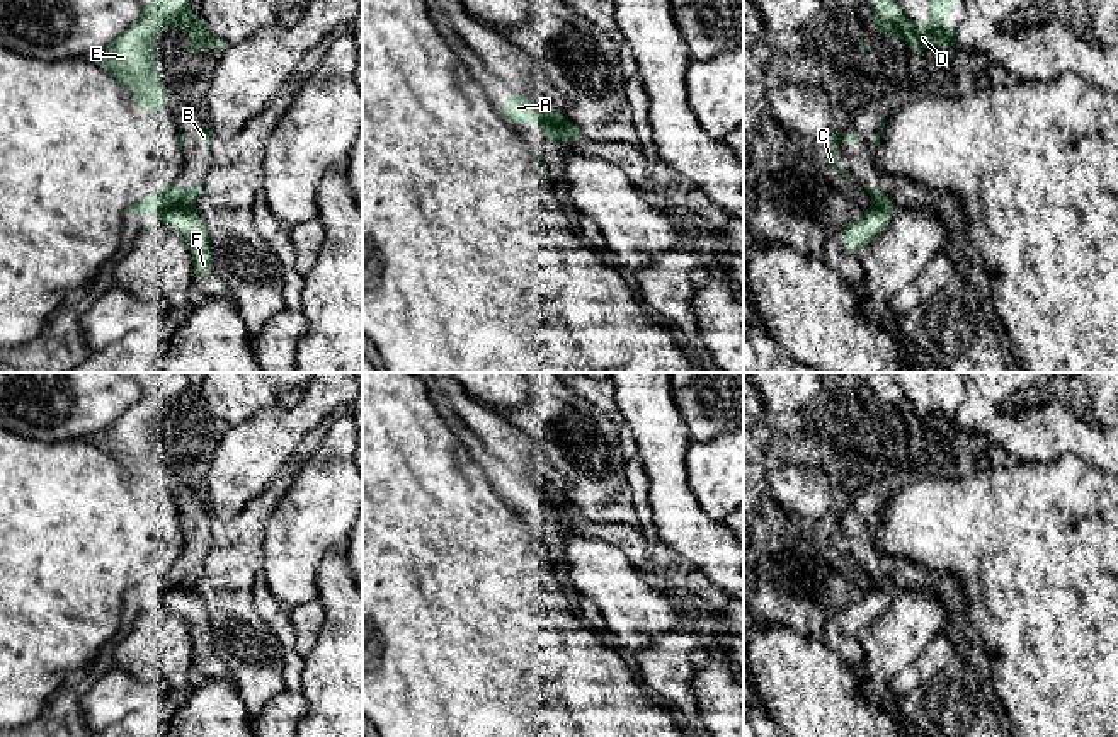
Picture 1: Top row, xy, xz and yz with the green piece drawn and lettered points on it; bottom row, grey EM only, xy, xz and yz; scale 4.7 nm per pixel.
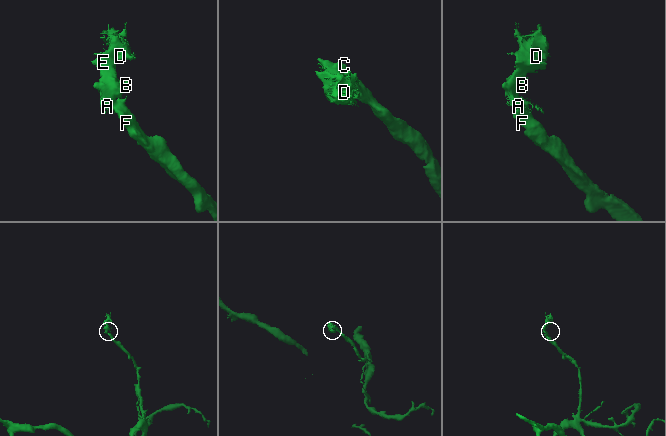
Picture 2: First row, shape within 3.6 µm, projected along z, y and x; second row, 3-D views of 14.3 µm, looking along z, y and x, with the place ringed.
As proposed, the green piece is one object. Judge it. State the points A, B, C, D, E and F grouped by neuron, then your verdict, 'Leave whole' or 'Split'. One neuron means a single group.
Groups: A B C D E / F. Split

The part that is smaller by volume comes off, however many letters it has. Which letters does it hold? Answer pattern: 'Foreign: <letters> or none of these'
Foreign: A, B, C, D, E

